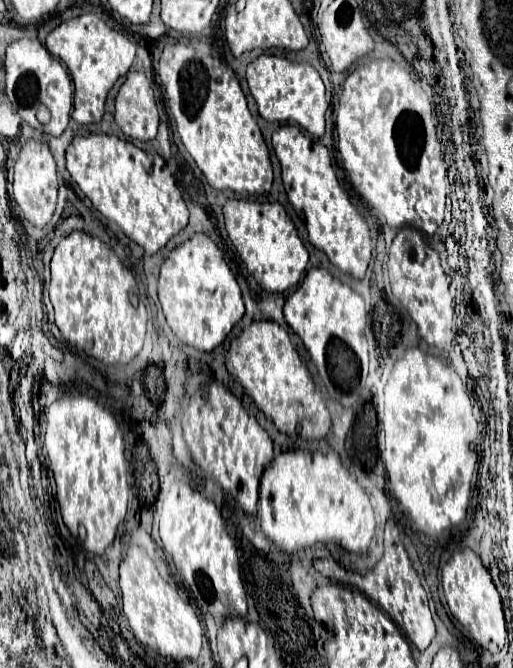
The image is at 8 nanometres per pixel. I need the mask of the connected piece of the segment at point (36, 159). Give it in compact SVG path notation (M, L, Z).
M31 139L21 147L21 153L13 167L13 199L23 213L27 221L31 221L35 227L45 227L55 211L57 203L57 169L55 159L49 151L49 147L43 141Z

